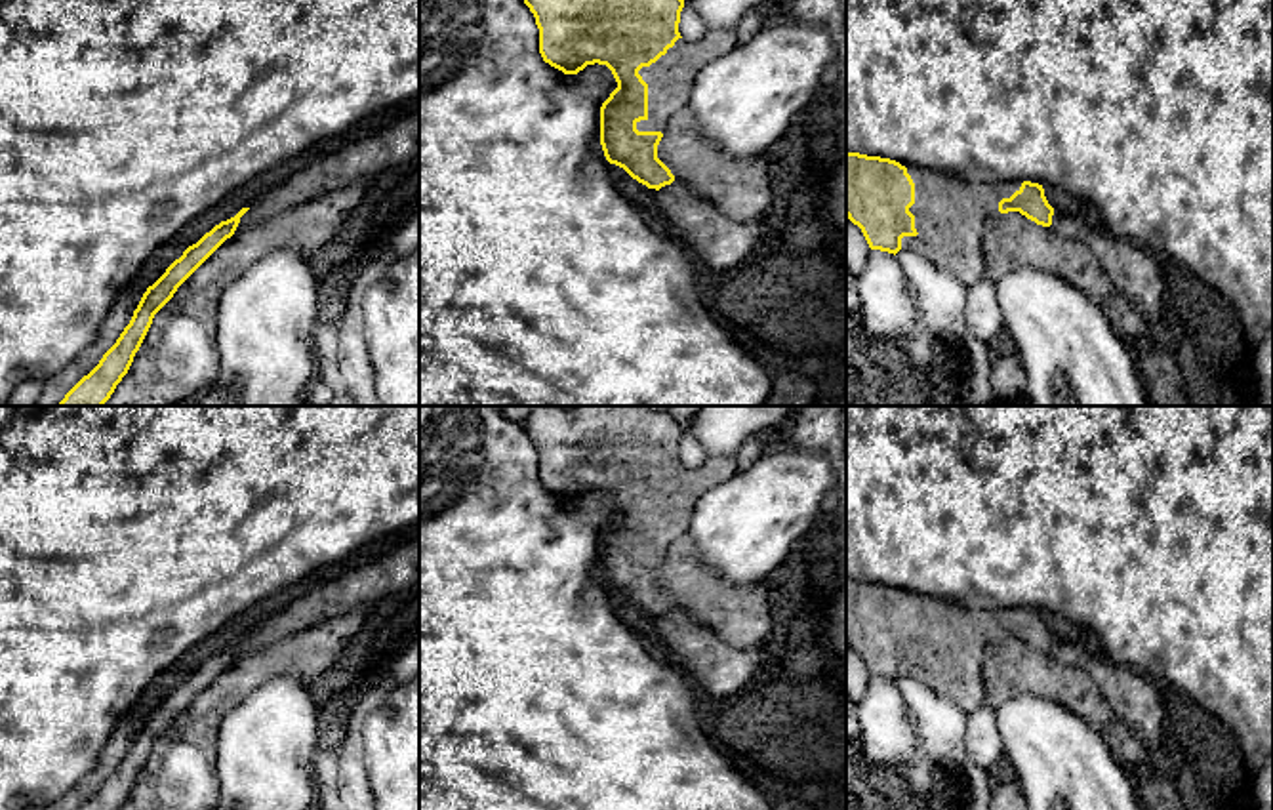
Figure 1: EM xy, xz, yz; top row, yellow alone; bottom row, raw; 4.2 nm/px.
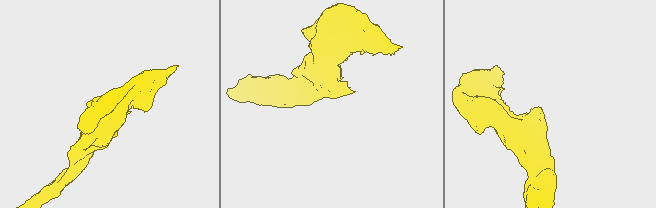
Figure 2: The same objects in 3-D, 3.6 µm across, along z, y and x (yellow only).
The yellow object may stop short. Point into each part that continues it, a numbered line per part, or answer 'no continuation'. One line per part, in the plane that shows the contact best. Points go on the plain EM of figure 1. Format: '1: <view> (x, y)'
1: xz (669, 507)

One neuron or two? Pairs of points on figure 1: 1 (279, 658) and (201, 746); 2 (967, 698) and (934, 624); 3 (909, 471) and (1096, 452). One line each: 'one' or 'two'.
1: one
2: one
3: one

